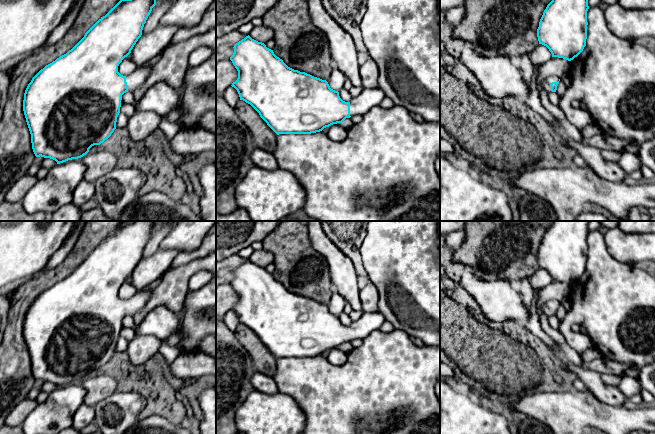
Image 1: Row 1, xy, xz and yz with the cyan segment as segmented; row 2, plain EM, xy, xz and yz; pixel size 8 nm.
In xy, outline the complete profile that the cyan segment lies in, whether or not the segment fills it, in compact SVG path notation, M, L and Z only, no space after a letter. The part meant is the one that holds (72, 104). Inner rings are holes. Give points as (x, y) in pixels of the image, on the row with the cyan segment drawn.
M120 0L105 16L101 17L85 33L84 37L71 50L57 58L52 63L46 65L32 78L24 93L23 111L31 134L32 149L36 157L41 156L44 158L50 158L55 160L57 164L72 159L78 159L86 155L92 146L100 145L111 136L116 129L116 122L120 113L122 95L126 92L133 94L137 89L141 88L152 71L152 67L140 67L132 74L123 76L118 72L118 66L122 60L131 53L134 45L141 37L144 24L146 23L146 20L155 5L156 0Z

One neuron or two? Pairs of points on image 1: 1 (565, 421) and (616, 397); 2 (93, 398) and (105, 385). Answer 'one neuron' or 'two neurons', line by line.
1: two neurons
2: one neuron

